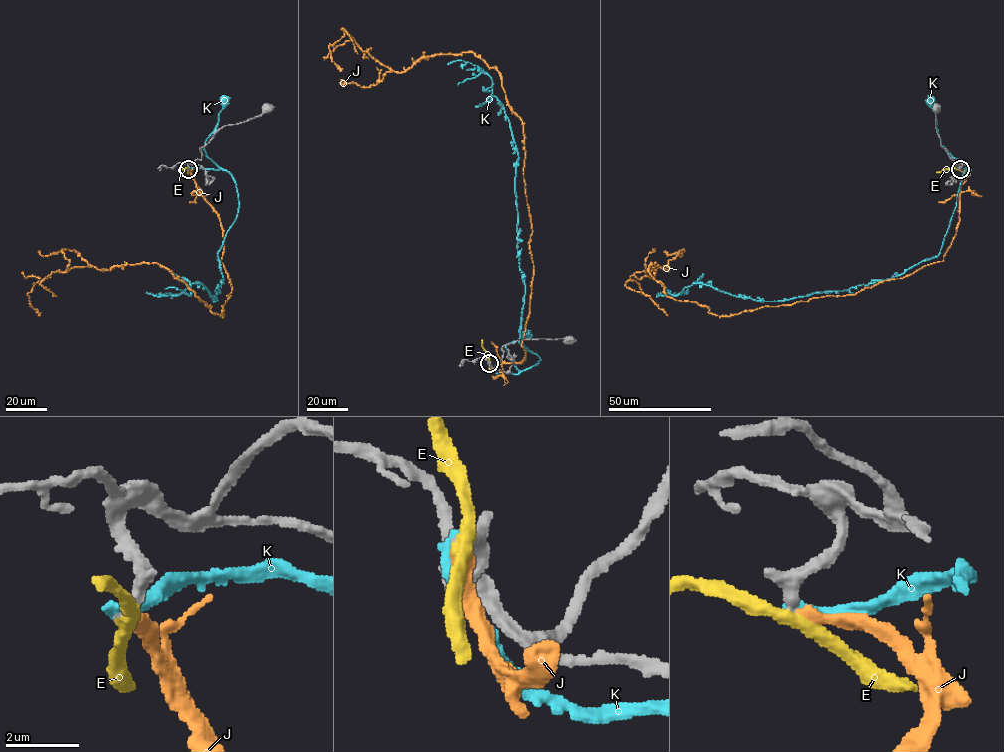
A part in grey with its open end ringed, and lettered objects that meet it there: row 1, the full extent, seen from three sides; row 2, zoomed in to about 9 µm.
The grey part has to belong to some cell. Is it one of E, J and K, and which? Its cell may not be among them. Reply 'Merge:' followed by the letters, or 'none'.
Merge: J

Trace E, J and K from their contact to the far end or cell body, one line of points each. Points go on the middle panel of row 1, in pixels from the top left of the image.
E: (489, 363), (483, 339)
J: (489, 363), (524, 359), (534, 274), (500, 74), (471, 52), (397, 72), (347, 33), (329, 46), (341, 71)
K: (489, 363), (496, 373), (518, 374), (521, 371), (508, 354), (506, 345), (525, 334)

